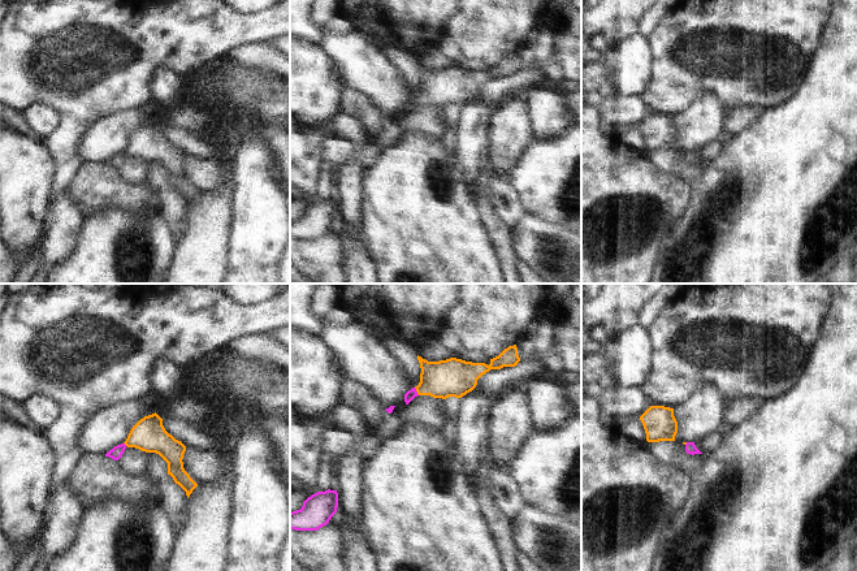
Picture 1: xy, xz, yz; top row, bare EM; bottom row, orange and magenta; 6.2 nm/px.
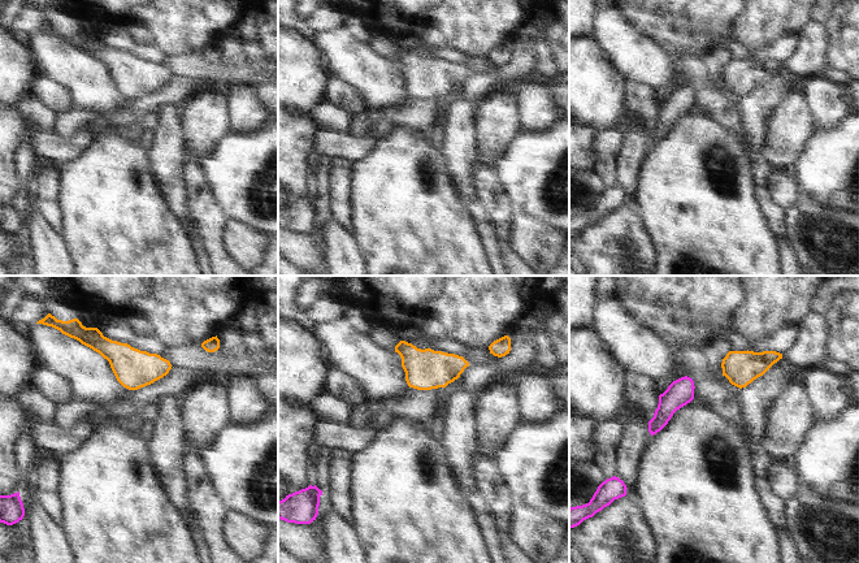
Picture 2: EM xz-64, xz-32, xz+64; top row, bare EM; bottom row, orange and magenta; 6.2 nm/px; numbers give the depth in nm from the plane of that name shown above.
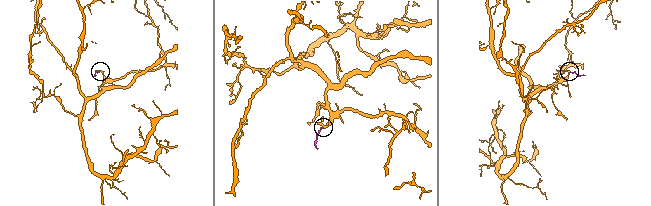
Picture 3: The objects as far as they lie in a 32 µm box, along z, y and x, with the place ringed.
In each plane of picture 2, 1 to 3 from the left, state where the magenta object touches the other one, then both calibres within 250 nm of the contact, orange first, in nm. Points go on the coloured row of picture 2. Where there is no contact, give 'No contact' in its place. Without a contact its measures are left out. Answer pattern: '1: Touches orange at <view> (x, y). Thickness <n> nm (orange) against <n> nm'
1: No contact
2: No contact
3: No contact

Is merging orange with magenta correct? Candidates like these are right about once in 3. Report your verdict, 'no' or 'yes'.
yes

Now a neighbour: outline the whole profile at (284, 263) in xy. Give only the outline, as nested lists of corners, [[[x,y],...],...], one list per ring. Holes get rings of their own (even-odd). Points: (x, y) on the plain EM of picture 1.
[[[290,241],[283,247],[281,258],[278,260],[278,284],[290,284]]]

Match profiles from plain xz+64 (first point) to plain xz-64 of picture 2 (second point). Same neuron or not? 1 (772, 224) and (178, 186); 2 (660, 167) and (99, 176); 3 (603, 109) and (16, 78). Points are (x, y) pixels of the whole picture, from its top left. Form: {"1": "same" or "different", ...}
{"1": "different", "2": "same", "3": "same"}

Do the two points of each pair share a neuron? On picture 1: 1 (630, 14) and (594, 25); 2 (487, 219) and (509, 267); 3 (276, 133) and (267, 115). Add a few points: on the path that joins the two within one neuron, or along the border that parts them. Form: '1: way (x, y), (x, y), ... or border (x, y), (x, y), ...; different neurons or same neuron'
1: way (620, 14), (604, 18); same neuron
2: way (496, 230), (505, 255); same neuron
3: way (275, 129), (271, 119); same neuron

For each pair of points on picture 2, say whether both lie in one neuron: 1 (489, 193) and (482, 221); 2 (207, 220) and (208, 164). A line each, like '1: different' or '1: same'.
1: different
2: different

